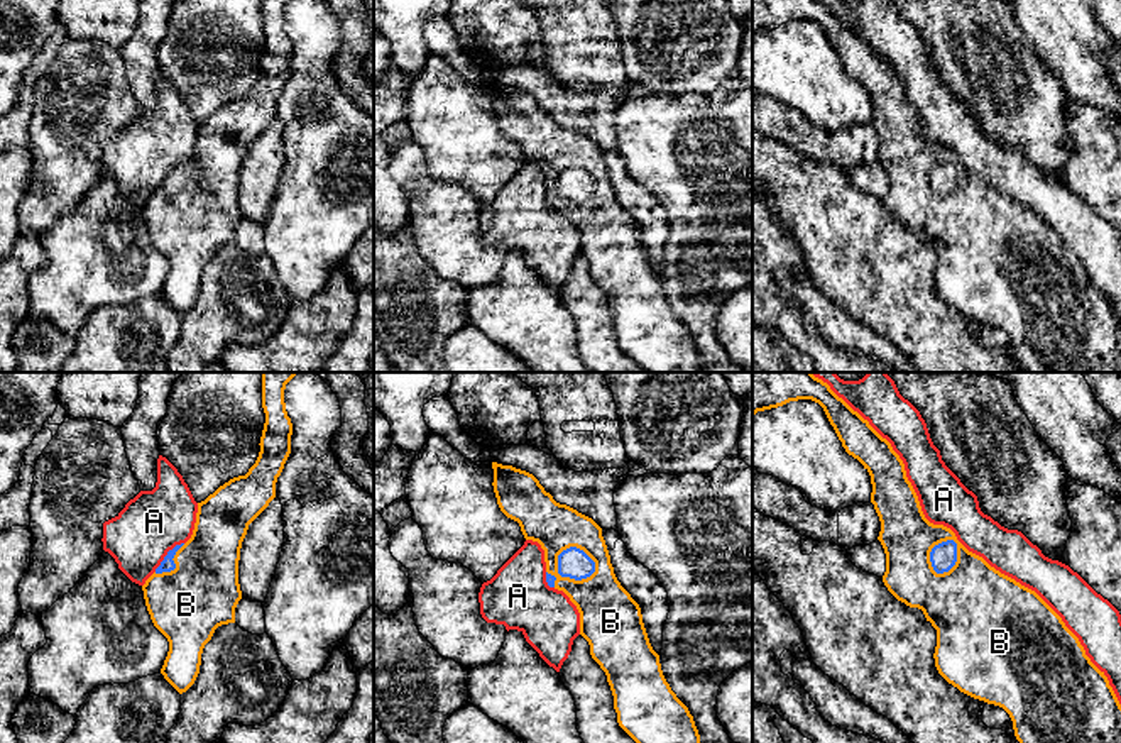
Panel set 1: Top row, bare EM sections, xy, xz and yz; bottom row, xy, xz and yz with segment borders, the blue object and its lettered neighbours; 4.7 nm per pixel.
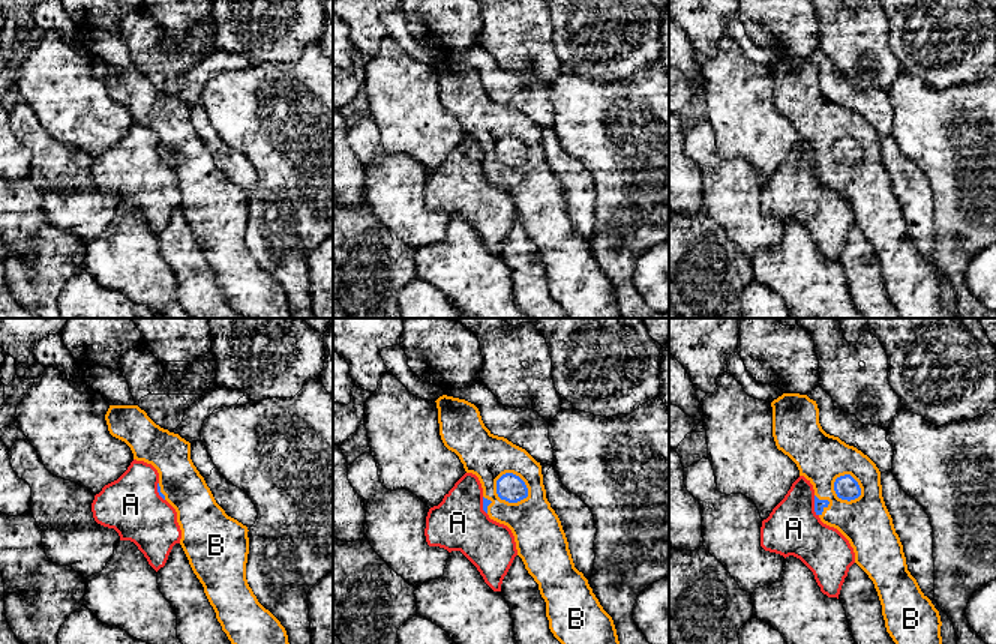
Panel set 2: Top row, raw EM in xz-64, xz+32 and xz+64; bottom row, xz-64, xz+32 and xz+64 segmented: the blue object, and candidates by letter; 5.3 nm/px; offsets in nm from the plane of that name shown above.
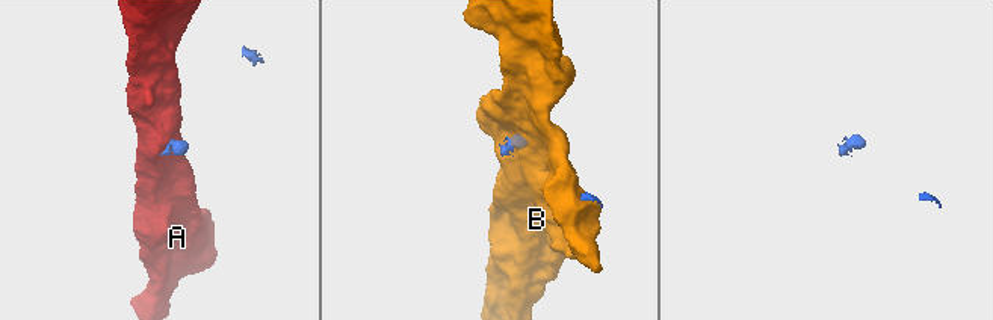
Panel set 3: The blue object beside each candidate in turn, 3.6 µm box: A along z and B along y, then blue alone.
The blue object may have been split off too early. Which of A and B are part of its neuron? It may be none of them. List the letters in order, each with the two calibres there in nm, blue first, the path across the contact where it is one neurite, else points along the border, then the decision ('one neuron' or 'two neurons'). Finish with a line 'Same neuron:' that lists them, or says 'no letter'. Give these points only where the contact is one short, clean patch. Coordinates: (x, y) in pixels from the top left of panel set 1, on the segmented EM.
A: 70 nm thick on the blue side, 300 nm on the other; two neurons
B: 140 nm thick on the blue side, 220 nm on the other; one neuron
Same neuron: B

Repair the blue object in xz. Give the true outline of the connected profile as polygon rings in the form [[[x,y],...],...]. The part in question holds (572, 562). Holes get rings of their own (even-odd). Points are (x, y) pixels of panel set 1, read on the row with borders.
[[[492,462],[492,469],[492,486],[500,511],[519,523],[526,540],[541,545],[548,586],[563,591],[580,613],[580,635],[607,675],[619,726],[636,743],[700,743],[693,716],[663,675],[639,604],[614,574],[602,528],[592,518],[556,503],[533,474],[497,462]]]

